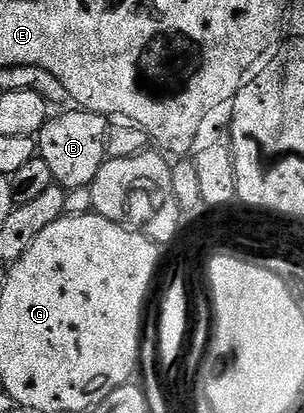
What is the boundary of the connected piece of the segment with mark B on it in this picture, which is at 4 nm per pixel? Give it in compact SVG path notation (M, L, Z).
M71 108L71 113L51 116L36 138L36 153L48 163L55 182L69 191L76 187L90 187L100 167L108 160L106 140L112 128L111 122L100 113Z

